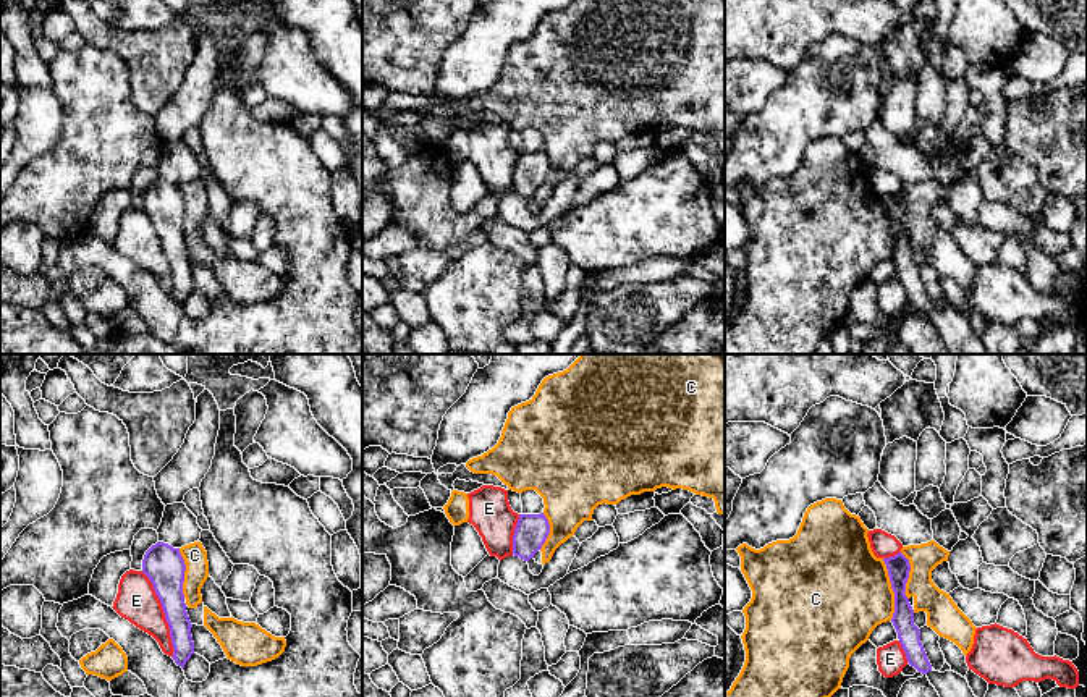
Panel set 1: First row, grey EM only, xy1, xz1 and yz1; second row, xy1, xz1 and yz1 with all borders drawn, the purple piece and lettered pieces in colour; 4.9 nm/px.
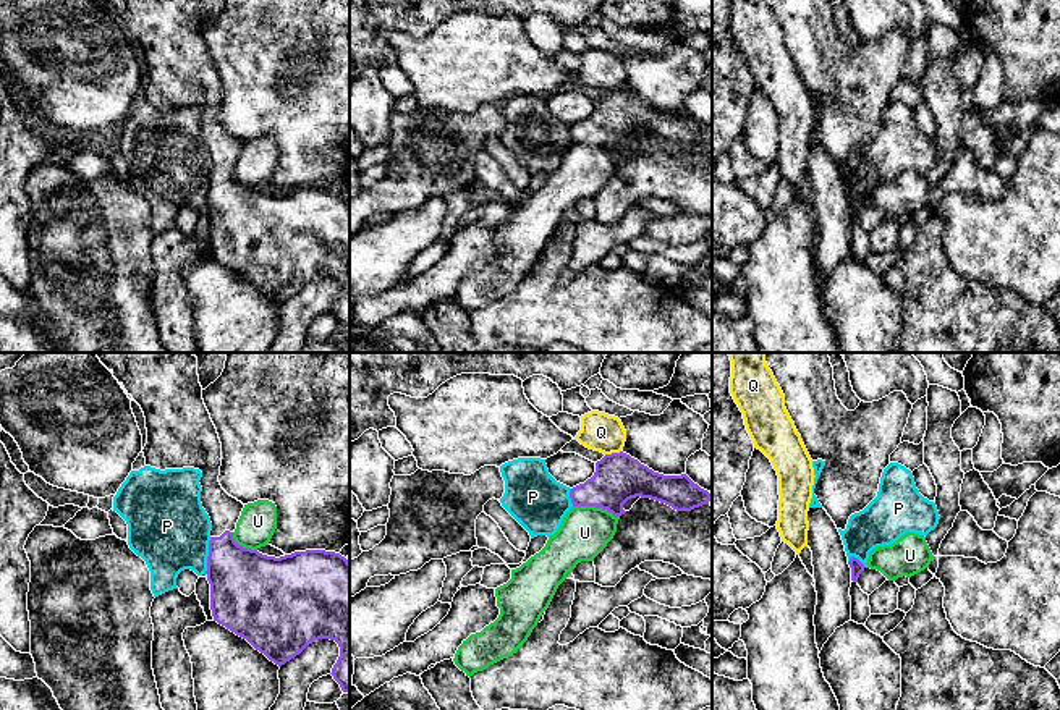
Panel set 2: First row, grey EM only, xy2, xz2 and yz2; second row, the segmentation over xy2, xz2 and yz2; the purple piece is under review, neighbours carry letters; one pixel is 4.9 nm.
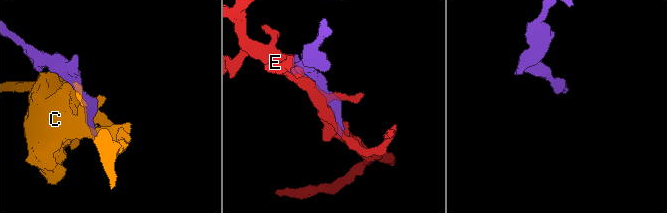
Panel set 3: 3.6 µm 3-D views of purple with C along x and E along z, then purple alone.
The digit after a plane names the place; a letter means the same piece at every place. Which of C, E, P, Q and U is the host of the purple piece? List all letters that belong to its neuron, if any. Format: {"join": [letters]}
{"join": []}

